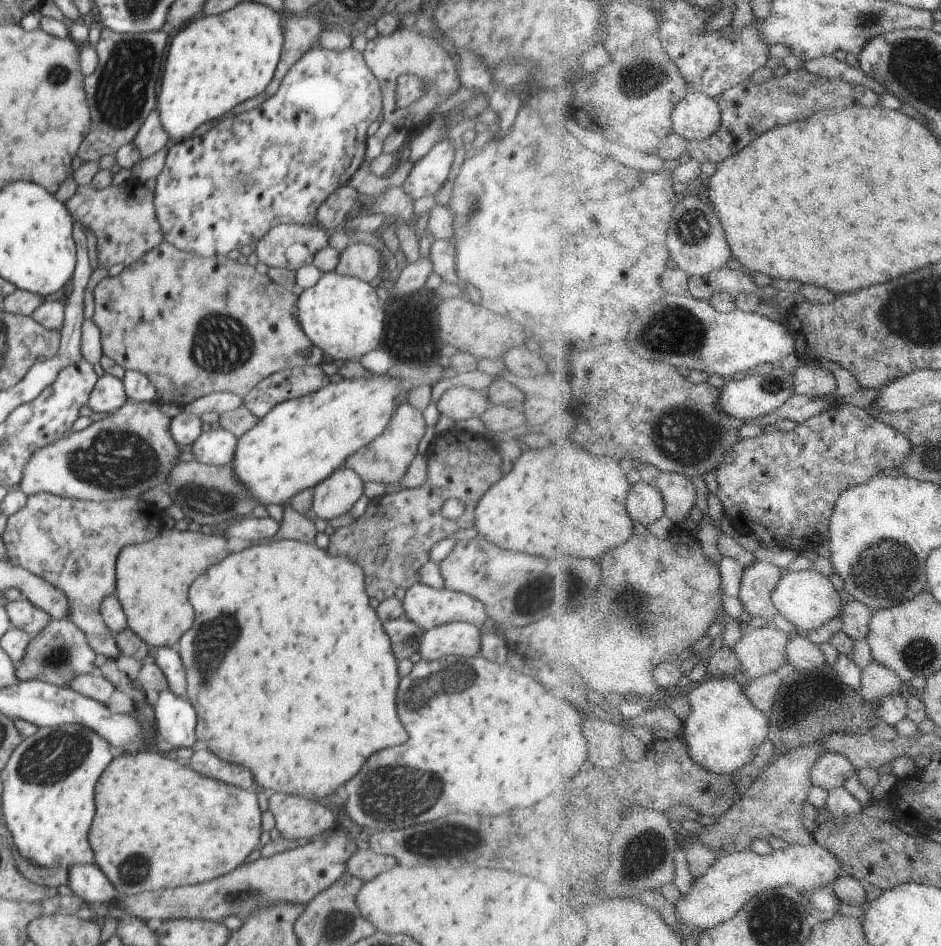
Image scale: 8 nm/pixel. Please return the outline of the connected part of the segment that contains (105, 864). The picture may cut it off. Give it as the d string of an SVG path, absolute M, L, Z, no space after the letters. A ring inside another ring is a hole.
M140 752L127 758L123 756L113 758L101 774L96 784L96 816L90 825L87 837L94 853L94 864L101 868L106 878L114 885L118 895L134 896L143 892L170 890L178 886L187 887L205 883L238 868L254 849L259 849L259 838L263 832L261 829L262 812L258 807L257 794L253 790L245 791L240 787L218 782L216 779L202 778L188 766L187 762L176 760L168 755L150 752Z

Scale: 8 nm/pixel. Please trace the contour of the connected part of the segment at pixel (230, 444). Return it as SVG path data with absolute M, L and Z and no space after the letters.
M226 429L203 432L189 447L194 458L207 465L226 466L233 462L238 438Z

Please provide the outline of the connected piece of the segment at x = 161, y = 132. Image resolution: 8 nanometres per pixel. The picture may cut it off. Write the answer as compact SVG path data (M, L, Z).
M157 109L148 115L133 142L139 148L141 158L148 158L158 150L171 145L171 138L162 126Z

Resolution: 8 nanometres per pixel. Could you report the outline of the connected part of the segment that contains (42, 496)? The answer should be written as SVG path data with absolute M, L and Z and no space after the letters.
M38 492L36 494L30 494L27 497L26 505L21 508L17 513L10 515L7 519L7 527L3 532L3 543L5 544L5 548L7 549L7 554L9 555L8 561L12 563L14 566L22 567L27 571L30 571L32 574L38 576L62 576L62 572L78 572L78 574L84 574L84 572L90 572L90 576L94 576L94 578L90 578L92 580L92 584L90 587L60 587L60 590L68 596L70 600L70 610L68 619L72 620L76 626L80 627L84 634L86 635L86 640L89 642L90 648L95 650L96 654L102 654L102 656L107 656L107 658L113 658L117 660L118 658L118 645L115 641L114 633L108 628L108 625L103 621L102 615L99 613L99 606L101 600L106 595L111 595L115 592L115 562L117 560L117 554L126 546L133 545L134 543L141 543L144 541L149 541L150 539L156 538L162 532L162 520L158 520L158 514L154 512L154 525L150 524L150 520L148 519L148 515L144 512L140 512L137 508L134 508L138 504L138 508L140 508L139 499L131 499L131 498L118 498L117 501L83 501L80 499L67 499L62 498L61 496L52 494L52 492Z

